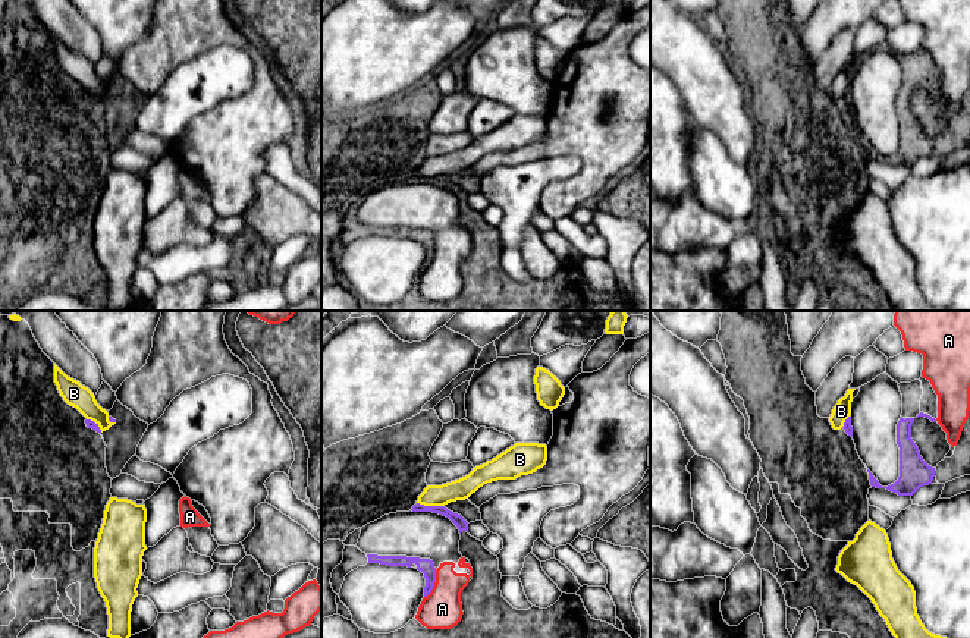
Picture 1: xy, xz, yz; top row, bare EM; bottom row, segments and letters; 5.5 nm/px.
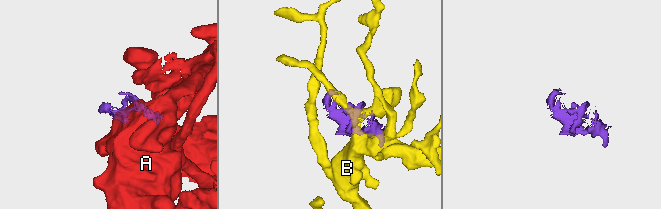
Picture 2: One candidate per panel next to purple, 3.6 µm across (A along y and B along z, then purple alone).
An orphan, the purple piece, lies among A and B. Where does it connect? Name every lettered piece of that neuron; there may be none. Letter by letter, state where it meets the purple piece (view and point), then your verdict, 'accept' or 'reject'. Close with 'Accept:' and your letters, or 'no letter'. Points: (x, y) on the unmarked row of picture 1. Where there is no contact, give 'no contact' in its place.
A: meets purple in xz at (433, 255); reject
B: meets purple in xz at (430, 178); reject
Accept: no letter

